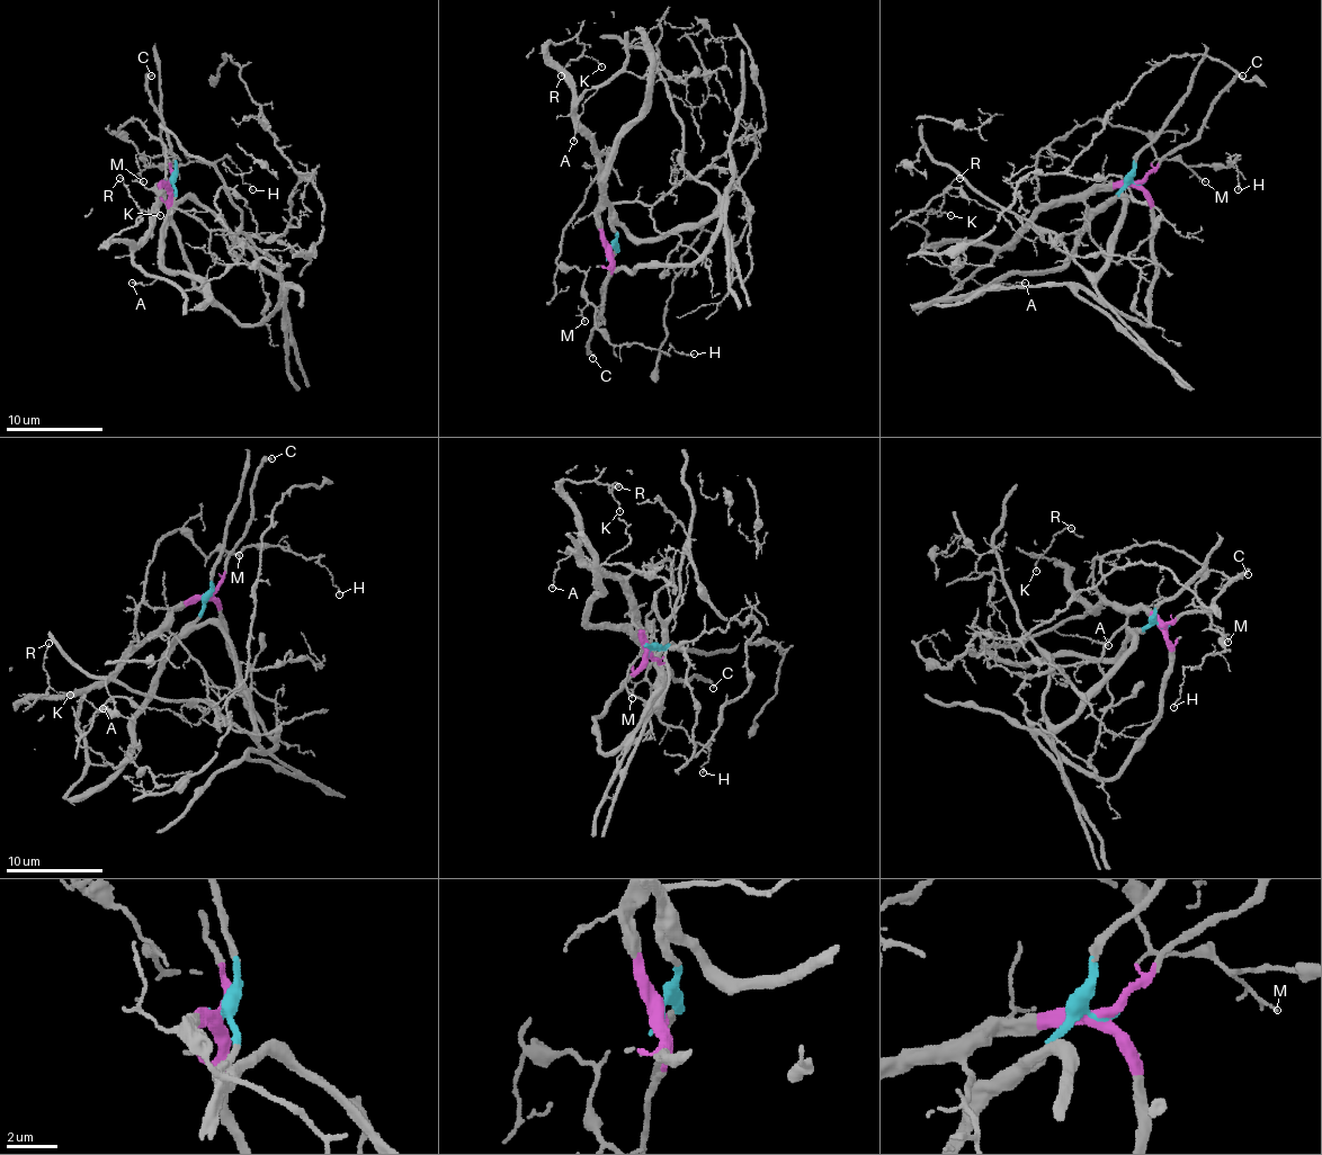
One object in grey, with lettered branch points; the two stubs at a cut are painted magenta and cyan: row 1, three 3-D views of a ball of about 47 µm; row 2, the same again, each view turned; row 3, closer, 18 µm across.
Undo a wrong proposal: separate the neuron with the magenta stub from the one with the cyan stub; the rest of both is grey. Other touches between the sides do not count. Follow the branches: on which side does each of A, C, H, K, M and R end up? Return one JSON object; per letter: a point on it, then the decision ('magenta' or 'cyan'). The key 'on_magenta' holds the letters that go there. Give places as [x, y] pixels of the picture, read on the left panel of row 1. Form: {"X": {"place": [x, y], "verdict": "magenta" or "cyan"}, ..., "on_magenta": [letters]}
{"A": {"place": [132, 283], "verdict": "magenta"}, "C": {"place": [151, 75], "verdict": "magenta"}, "H": {"place": [252, 189], "verdict": "magenta"}, "K": {"place": [160, 215], "verdict": "magenta"}, "M": {"place": [143, 181], "verdict": "magenta"}, "R": {"place": [119, 178], "verdict": "magenta"}, "on_magenta": ["A", "C", "H", "K", "M", "R"]}

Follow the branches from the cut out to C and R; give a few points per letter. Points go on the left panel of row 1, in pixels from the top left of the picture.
C: (168, 182), (170, 163), (163, 154), (160, 117), (151, 98), (151, 77)
R: (168, 182), (158, 188), (153, 226), (134, 247), (107, 243), (141, 215), (119, 178)

